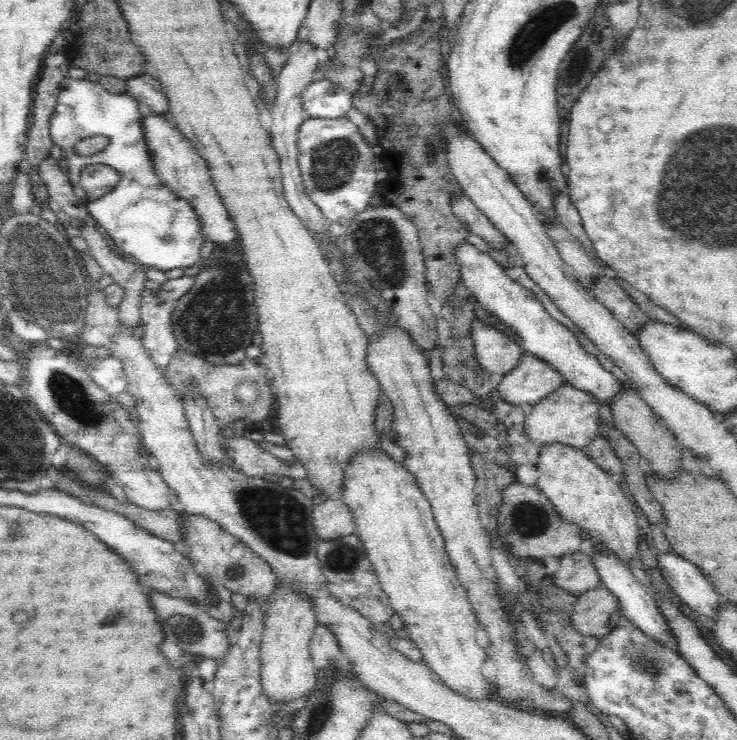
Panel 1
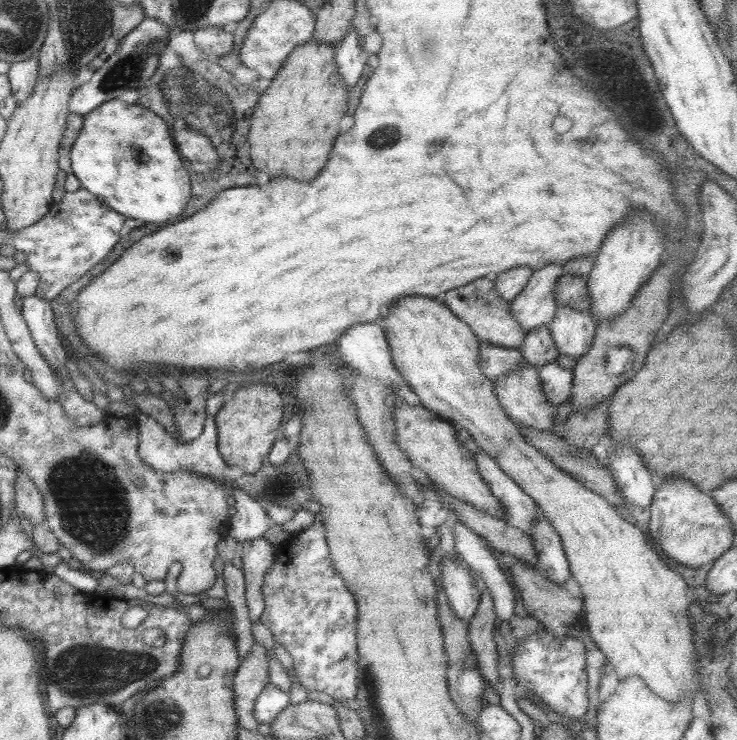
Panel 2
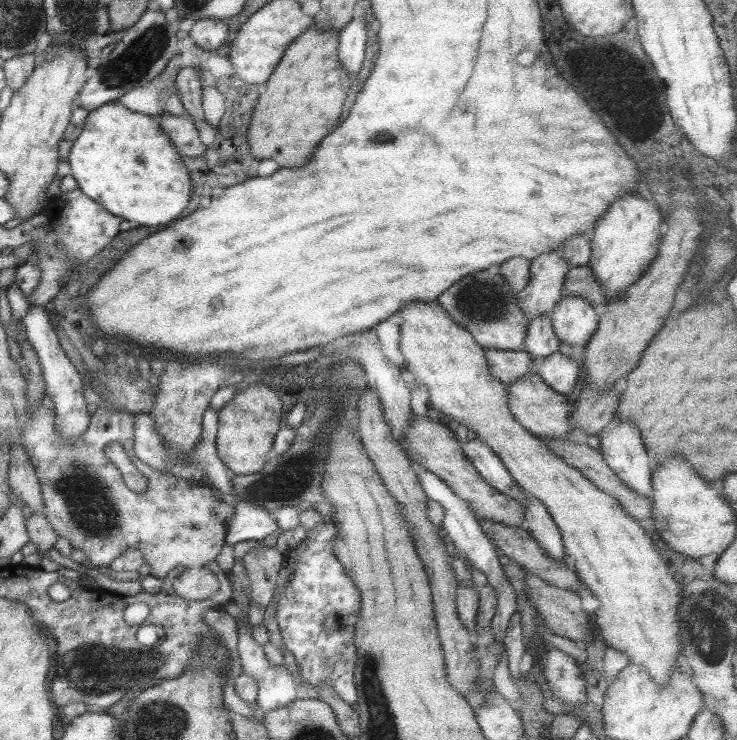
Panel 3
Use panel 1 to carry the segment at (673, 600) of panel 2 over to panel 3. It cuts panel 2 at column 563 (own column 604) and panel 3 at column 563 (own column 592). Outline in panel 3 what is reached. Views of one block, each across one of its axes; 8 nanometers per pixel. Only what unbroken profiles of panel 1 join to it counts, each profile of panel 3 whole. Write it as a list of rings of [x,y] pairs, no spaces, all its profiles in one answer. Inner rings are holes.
[[[417,300],[415,304],[404,304],[396,313],[401,317],[398,349],[402,356],[402,369],[407,370],[412,380],[427,390],[430,413],[445,414],[447,418],[472,430],[476,438],[499,457],[499,461],[515,484],[546,508],[550,519],[560,532],[566,560],[570,561],[571,567],[574,568],[572,571],[599,604],[591,614],[593,629],[597,630],[599,638],[607,648],[623,652],[629,665],[639,666],[651,677],[655,685],[663,687],[669,681],[671,669],[678,666],[681,659],[677,614],[680,605],[680,584],[669,573],[666,563],[655,550],[656,546],[647,538],[648,532],[641,529],[638,523],[624,512],[617,500],[597,490],[578,470],[567,467],[541,439],[515,422],[506,405],[506,385],[490,375],[484,349],[473,340],[467,330],[459,328],[440,306],[433,302]]]

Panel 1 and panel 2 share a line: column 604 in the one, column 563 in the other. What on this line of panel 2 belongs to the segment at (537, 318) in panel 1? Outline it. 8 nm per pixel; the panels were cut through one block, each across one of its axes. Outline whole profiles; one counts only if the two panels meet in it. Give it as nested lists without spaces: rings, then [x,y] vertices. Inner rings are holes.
[[[555,360],[538,366],[536,369],[543,394],[548,402],[554,406],[564,402],[570,395],[572,387],[571,370],[561,368]]]

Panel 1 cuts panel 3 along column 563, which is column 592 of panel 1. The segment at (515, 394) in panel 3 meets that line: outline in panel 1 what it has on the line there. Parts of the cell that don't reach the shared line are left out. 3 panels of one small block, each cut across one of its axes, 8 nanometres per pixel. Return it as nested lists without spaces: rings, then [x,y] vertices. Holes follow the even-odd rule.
[[[563,384],[533,405],[532,411],[525,416],[525,437],[541,448],[550,444],[563,444],[568,448],[582,450],[596,437],[598,417],[598,399],[588,392],[582,392],[570,385]]]

